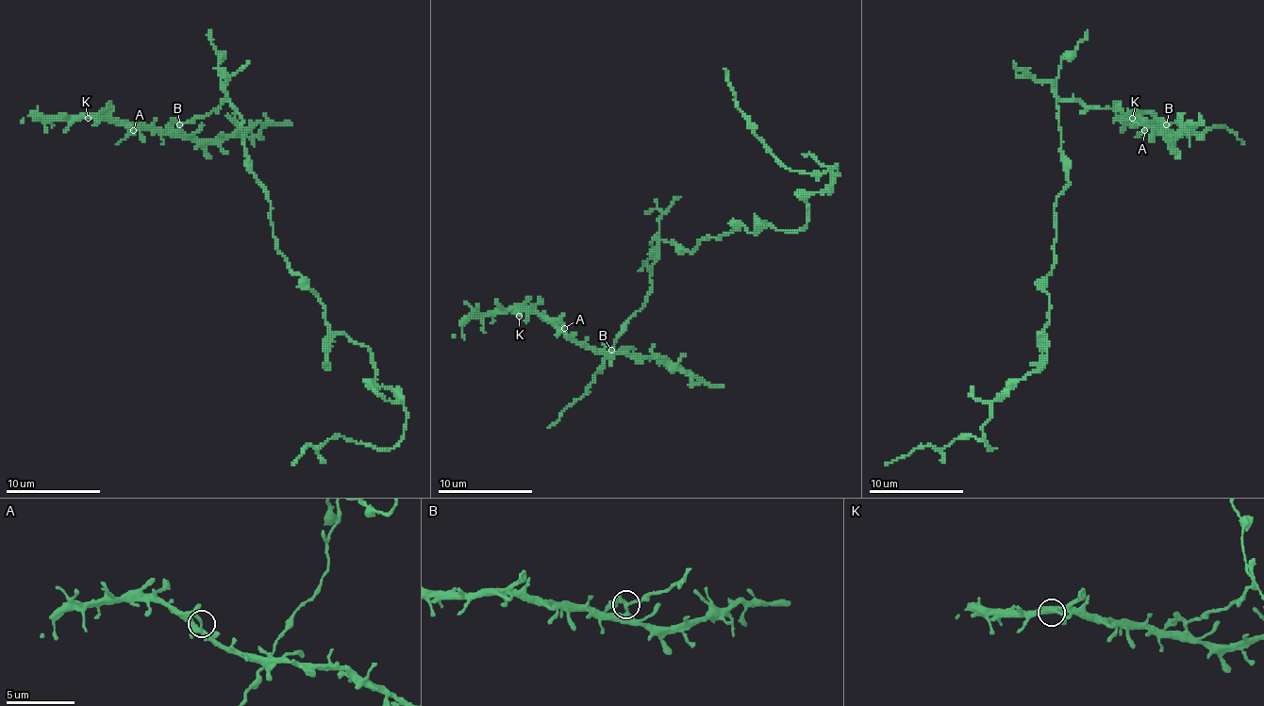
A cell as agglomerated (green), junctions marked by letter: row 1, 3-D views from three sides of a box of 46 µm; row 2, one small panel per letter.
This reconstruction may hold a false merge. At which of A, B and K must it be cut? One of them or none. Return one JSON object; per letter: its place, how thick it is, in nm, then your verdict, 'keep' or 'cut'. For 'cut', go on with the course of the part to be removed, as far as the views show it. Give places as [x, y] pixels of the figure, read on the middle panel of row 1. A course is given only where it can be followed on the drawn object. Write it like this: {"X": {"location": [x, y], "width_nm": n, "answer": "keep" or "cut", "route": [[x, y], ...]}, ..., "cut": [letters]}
{"A": {"location": [564, 328], "width_nm": 240, "answer": "keep"}, "B": {"location": [611, 350], "width_nm": 260, "answer": "cut", "route": [[611, 349], [661, 239], [688, 252], [742, 225], [802, 230], [806, 199], [838, 173], [790, 171], [723, 69]]}, "K": {"location": [519, 316], "width_nm": 320, "answer": "keep"}, "cut": ["B"]}

